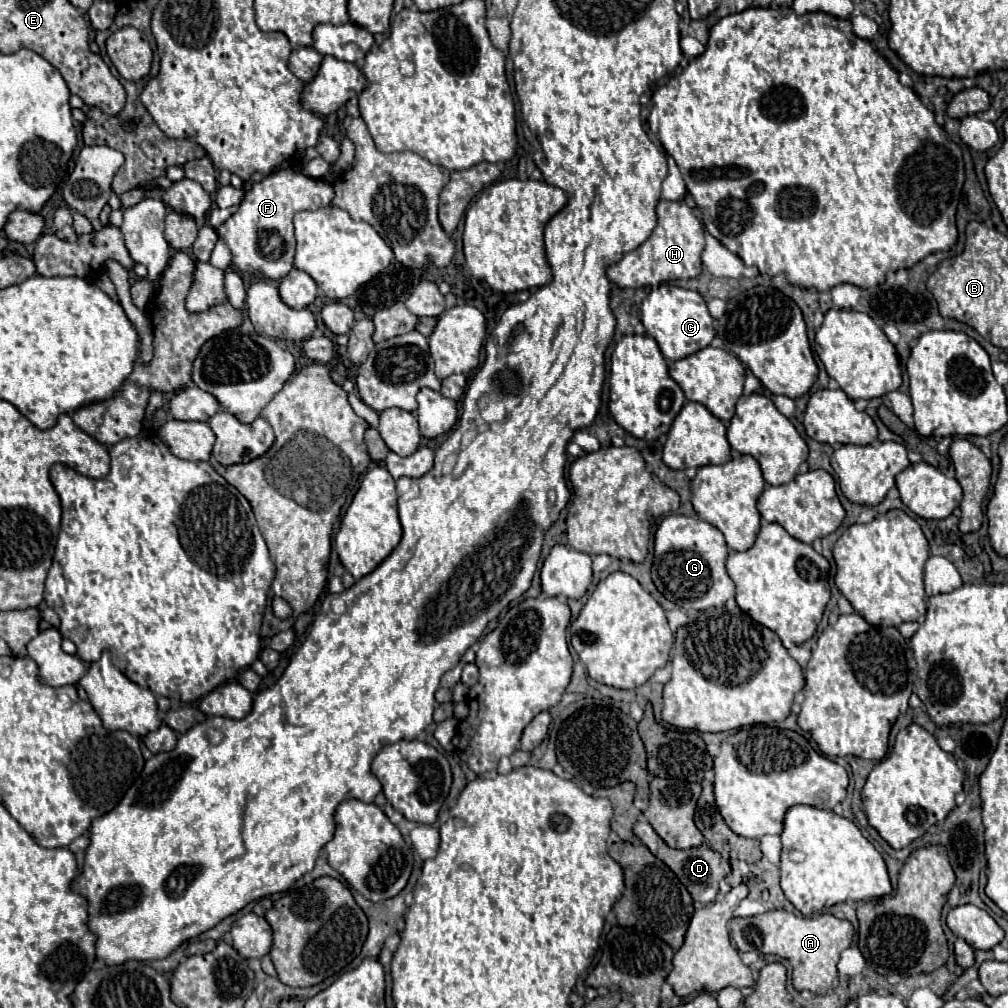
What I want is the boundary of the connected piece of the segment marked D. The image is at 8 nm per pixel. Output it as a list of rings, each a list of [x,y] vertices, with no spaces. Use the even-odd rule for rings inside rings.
[[[638,822],[634,826],[634,834],[642,840],[642,844],[652,854],[656,854],[678,876],[678,880],[686,886],[686,890],[692,894],[692,898],[696,902],[708,904],[708,902],[712,902],[718,896],[718,884],[720,884],[720,878],[724,878],[724,868],[722,868],[722,876],[720,876],[720,854],[718,852],[714,852],[708,846],[698,846],[698,848],[688,848],[688,850],[668,848],[666,842],[654,832],[654,828],[648,822]]]

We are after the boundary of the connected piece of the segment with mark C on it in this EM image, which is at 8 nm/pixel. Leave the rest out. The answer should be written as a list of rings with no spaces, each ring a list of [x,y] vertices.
[[[662,284],[646,296],[642,302],[642,324],[668,360],[686,358],[706,348],[714,338],[714,320],[708,314],[704,298],[698,292],[670,284]]]

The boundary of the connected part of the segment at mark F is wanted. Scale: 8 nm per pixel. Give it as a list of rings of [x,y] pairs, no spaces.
[[[282,170],[282,172],[272,172],[266,176],[262,182],[256,182],[252,190],[244,196],[238,212],[234,212],[216,232],[222,236],[232,250],[234,256],[234,266],[244,270],[244,272],[262,272],[264,276],[272,280],[282,280],[292,268],[294,268],[294,254],[296,254],[296,240],[294,240],[294,224],[292,218],[300,210],[318,210],[324,208],[332,202],[334,190],[332,186],[322,180],[322,178],[308,178],[300,172],[294,170]]]

